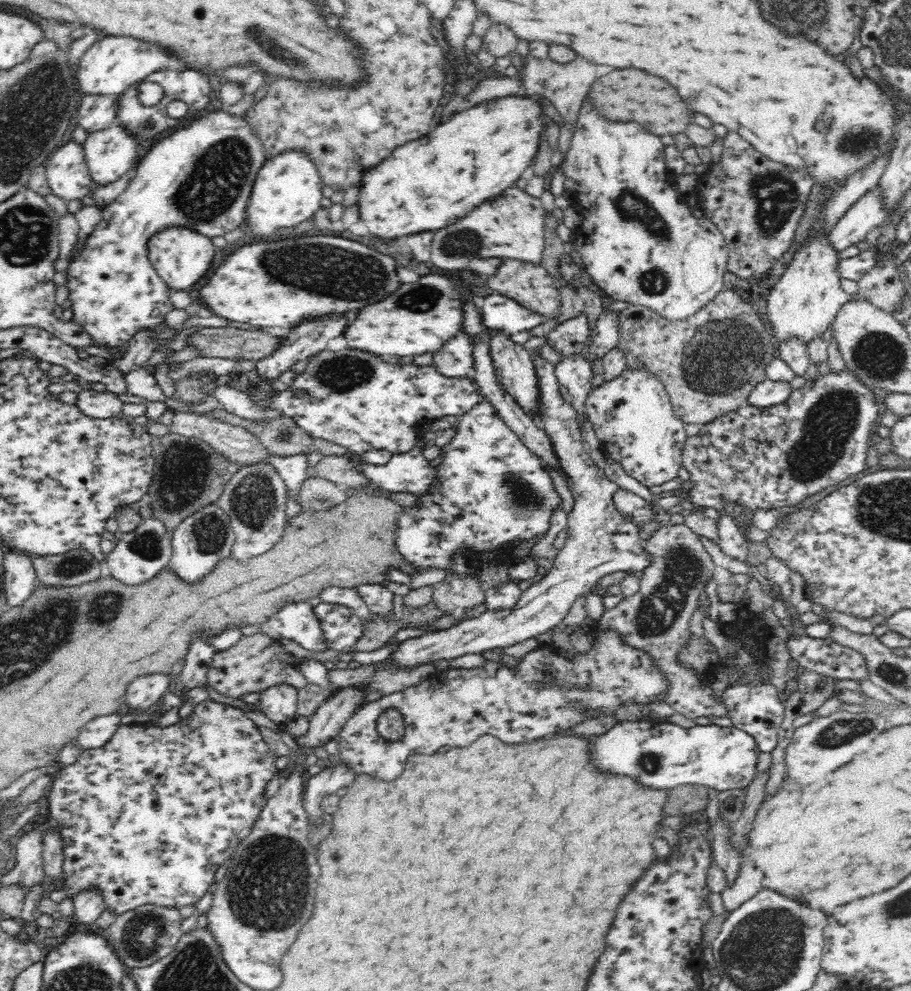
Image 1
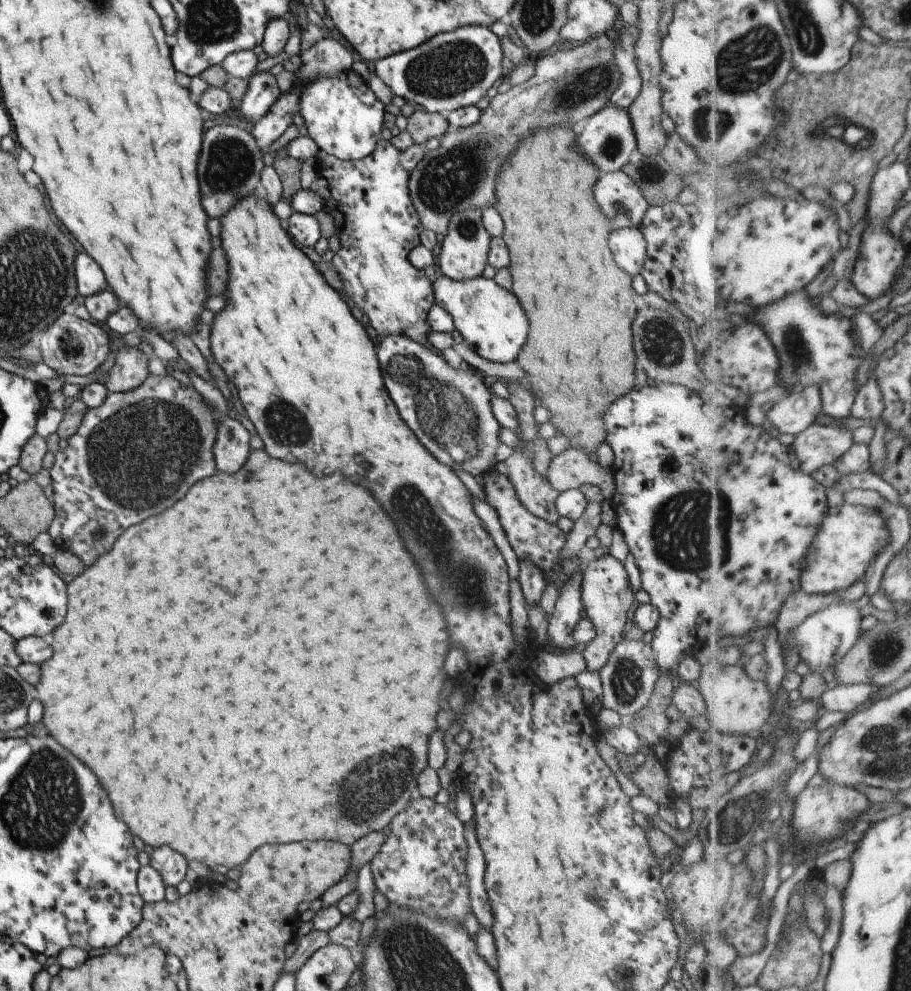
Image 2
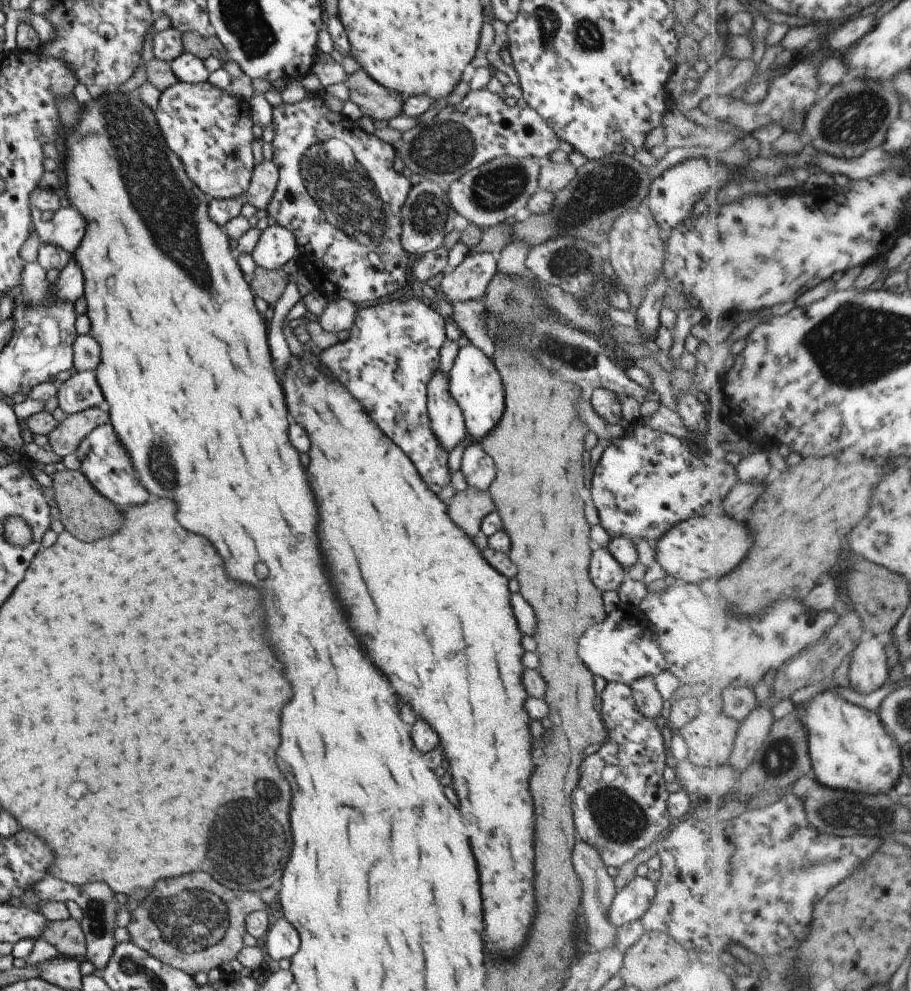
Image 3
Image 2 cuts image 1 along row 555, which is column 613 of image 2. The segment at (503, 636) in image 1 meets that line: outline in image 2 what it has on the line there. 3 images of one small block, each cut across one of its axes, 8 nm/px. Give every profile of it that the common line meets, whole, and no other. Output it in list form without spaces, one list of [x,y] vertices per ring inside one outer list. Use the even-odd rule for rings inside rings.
[[[609,554],[591,560],[582,572],[580,601],[583,603],[586,618],[591,622],[595,634],[595,637],[585,645],[580,656],[586,664],[585,670],[598,672],[613,648],[623,638],[623,634],[630,624],[630,611],[633,609],[634,594],[622,564]]]

